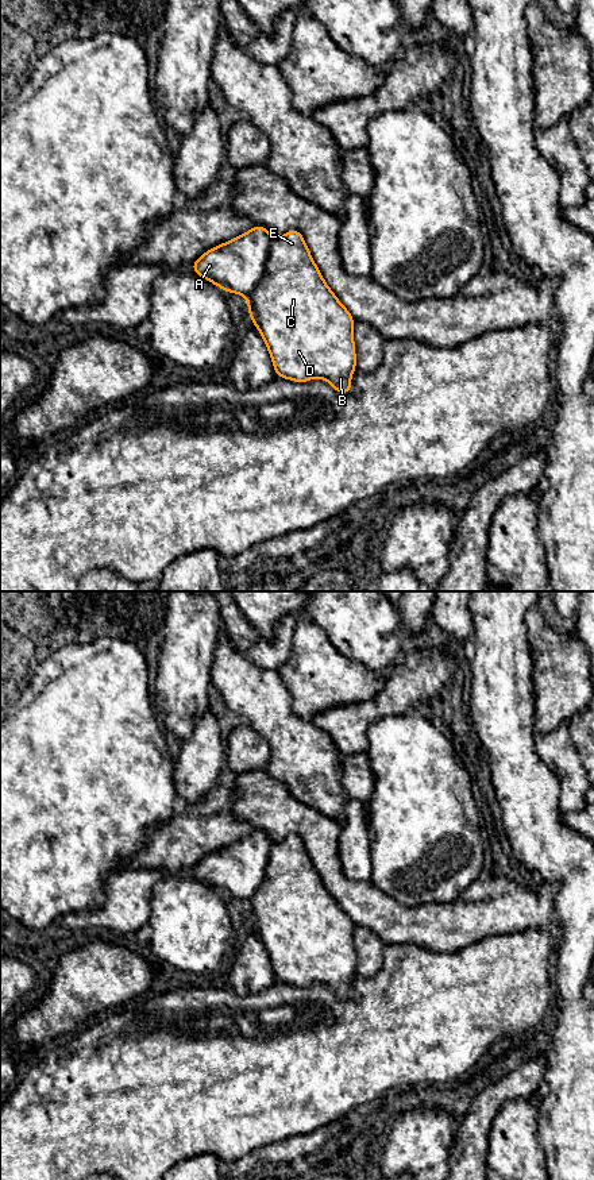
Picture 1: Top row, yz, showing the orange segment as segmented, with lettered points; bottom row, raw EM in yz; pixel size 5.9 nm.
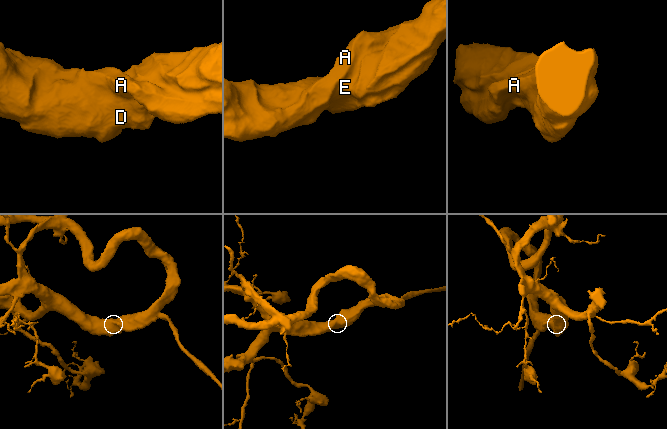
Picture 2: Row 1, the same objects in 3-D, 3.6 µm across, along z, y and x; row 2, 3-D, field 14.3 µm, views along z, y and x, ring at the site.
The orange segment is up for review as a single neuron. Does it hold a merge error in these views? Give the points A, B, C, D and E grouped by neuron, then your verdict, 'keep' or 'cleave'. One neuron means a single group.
A B C D E | keep

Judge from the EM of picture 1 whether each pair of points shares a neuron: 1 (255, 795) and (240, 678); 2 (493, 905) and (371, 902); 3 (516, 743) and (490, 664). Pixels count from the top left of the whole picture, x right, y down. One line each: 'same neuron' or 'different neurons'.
1: different neurons
2: same neuron
3: same neuron

